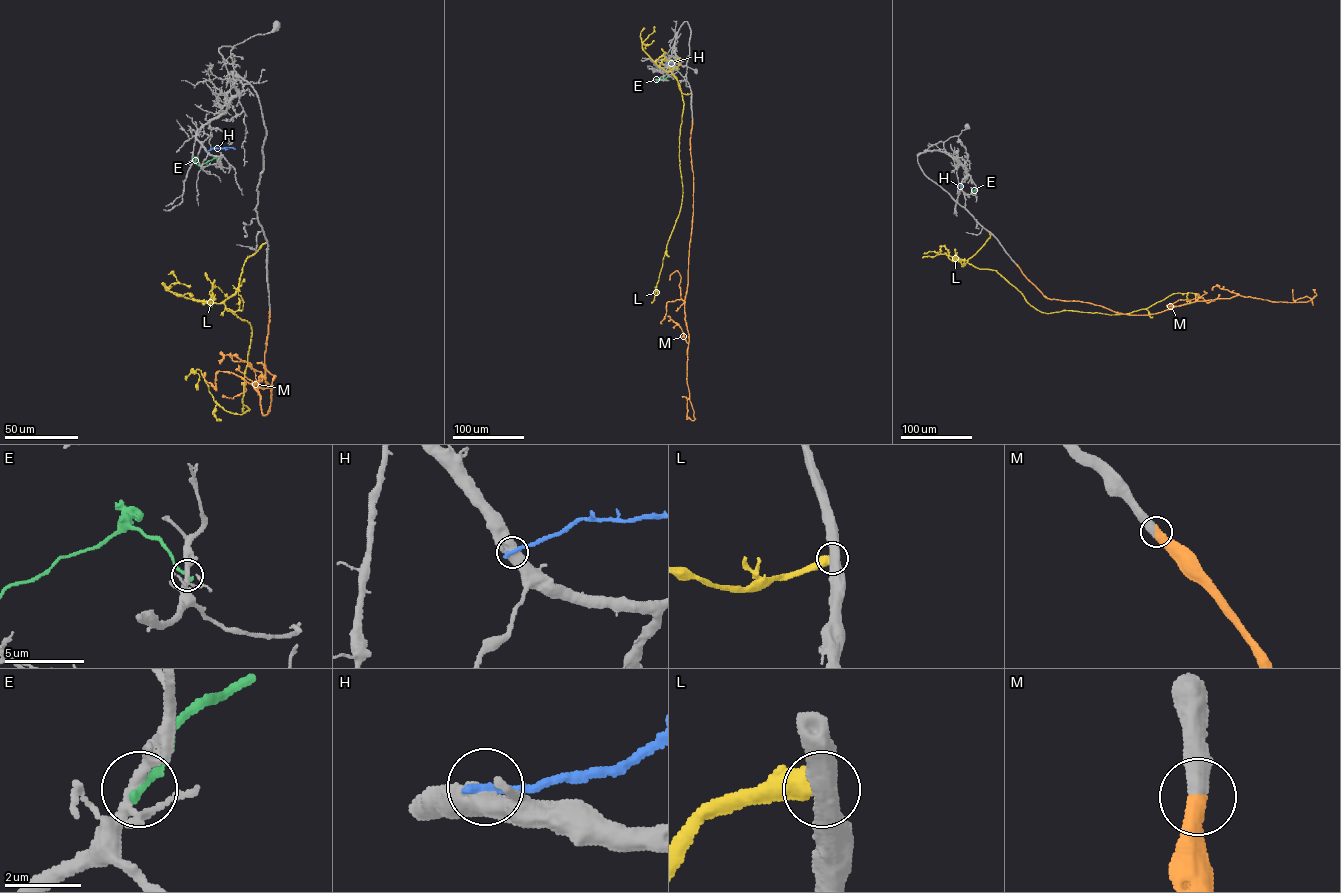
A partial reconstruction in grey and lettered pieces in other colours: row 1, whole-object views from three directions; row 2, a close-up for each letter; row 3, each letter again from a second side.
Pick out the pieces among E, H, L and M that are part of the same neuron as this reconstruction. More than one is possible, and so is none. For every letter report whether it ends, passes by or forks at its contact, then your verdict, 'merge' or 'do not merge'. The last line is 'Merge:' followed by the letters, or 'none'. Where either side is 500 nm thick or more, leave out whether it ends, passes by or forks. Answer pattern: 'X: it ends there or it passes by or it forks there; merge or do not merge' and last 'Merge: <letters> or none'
E: it ends there; do not merge
H: do not merge
L: do not merge
M: merge
Merge: M

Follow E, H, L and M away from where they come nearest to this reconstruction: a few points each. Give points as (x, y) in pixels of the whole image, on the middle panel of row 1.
E: (668, 76), (655, 79)
H: (662, 64), (676, 64)
L: (691, 93), (681, 92), (670, 71), (679, 84), (684, 103), (679, 140), (682, 196), (652, 302)
M: (692, 120), (693, 213), (684, 309), (688, 334), (686, 380), (695, 419), (686, 419)

